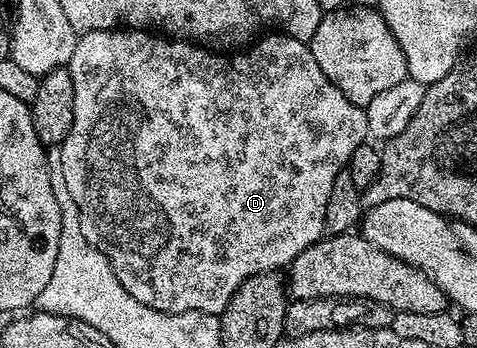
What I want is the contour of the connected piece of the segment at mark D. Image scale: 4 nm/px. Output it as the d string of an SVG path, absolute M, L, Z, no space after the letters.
M111 30L81 33L70 59L74 117L72 130L68 130L60 145L59 152L62 153L56 156L56 160L62 166L68 194L72 194L72 202L76 202L84 238L108 258L120 286L124 286L136 302L144 302L144 306L152 306L152 310L220 314L228 306L232 294L236 294L238 287L248 278L261 272L285 269L305 248L323 239L332 182L336 182L336 174L344 171L348 158L352 158L352 150L367 143L365 107L353 104L340 94L324 70L316 66L316 58L312 58L307 41L285 34L266 34L246 51L219 54L197 43L167 38L150 30Z

